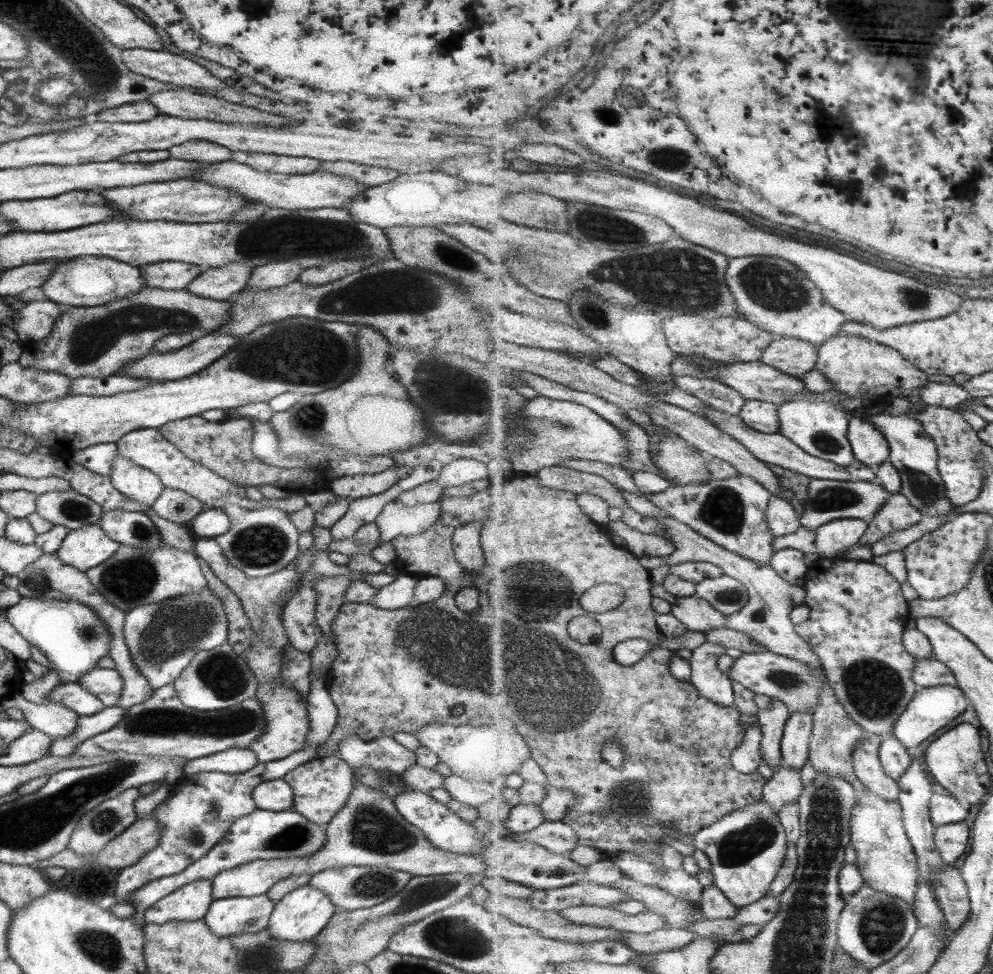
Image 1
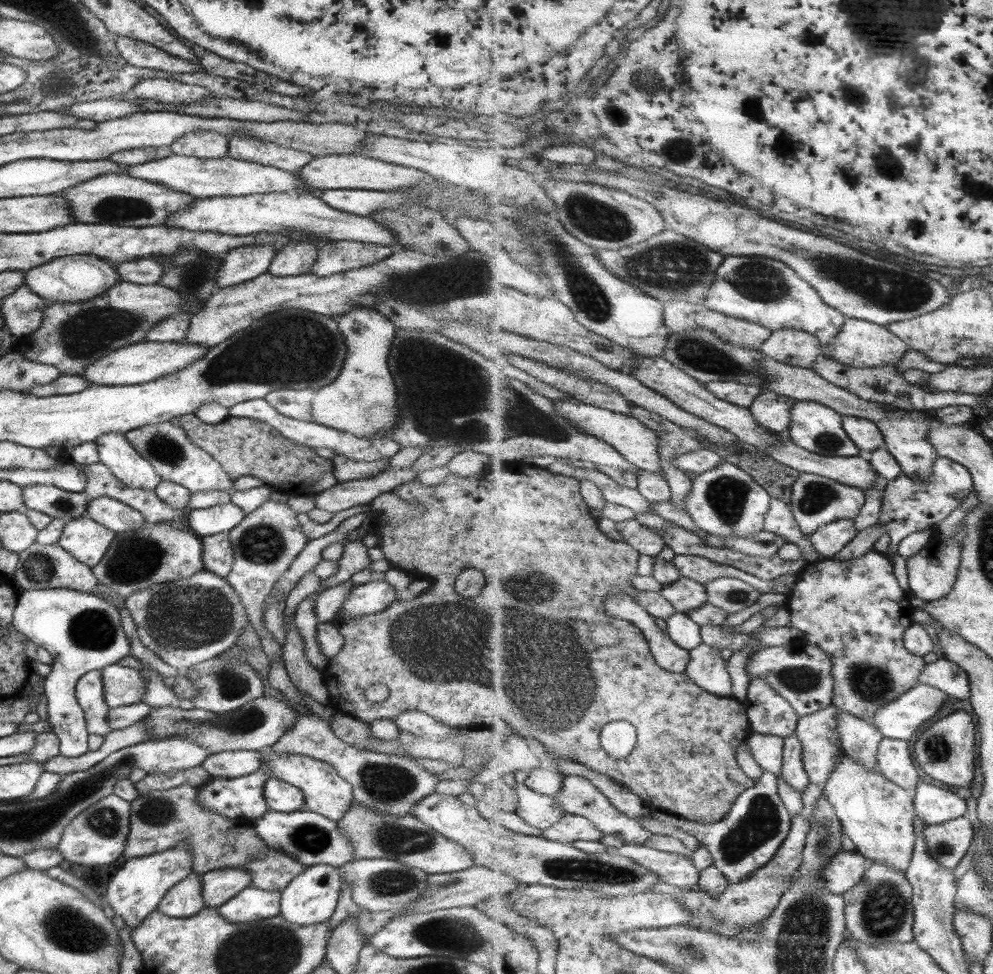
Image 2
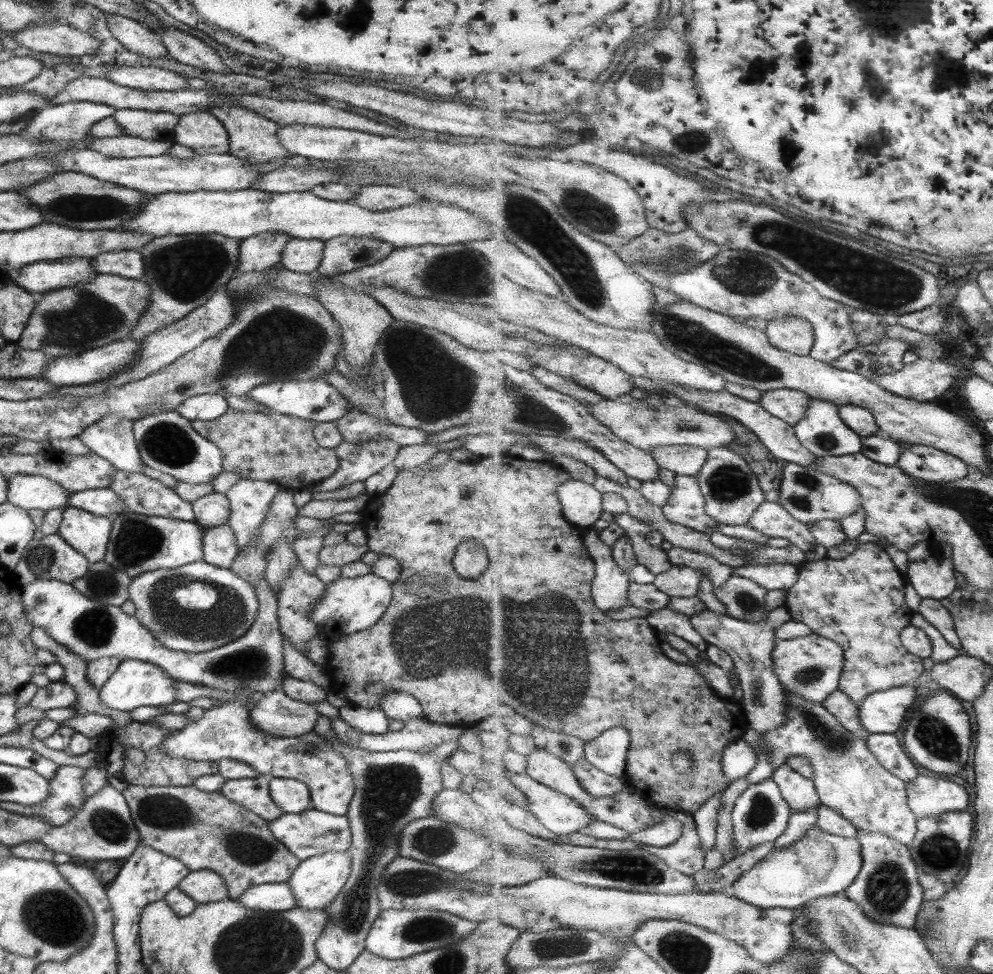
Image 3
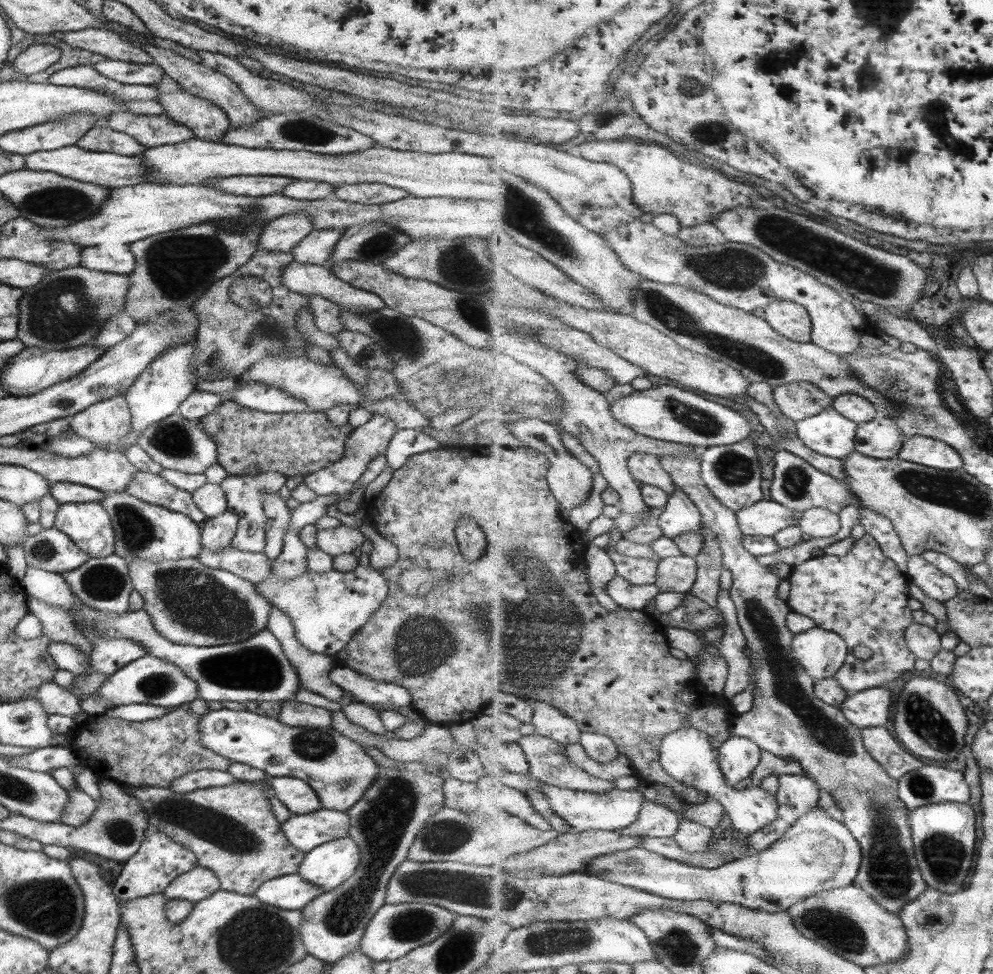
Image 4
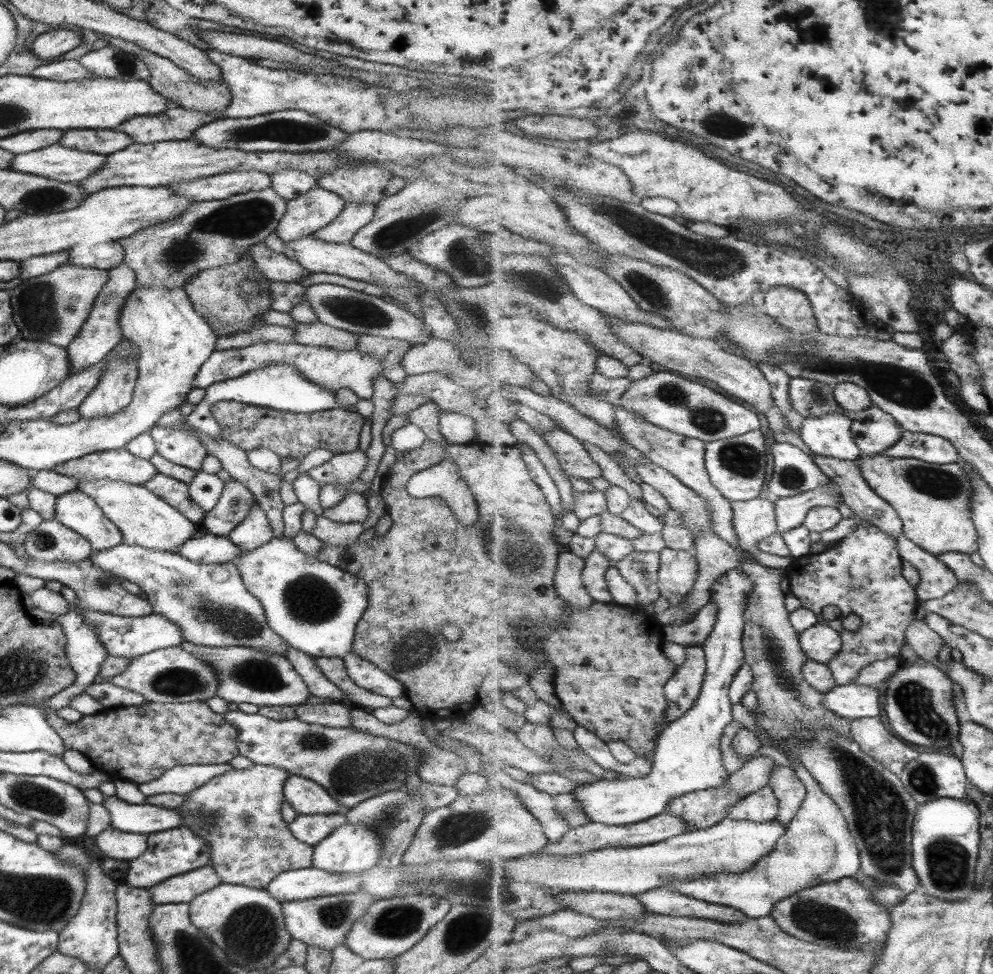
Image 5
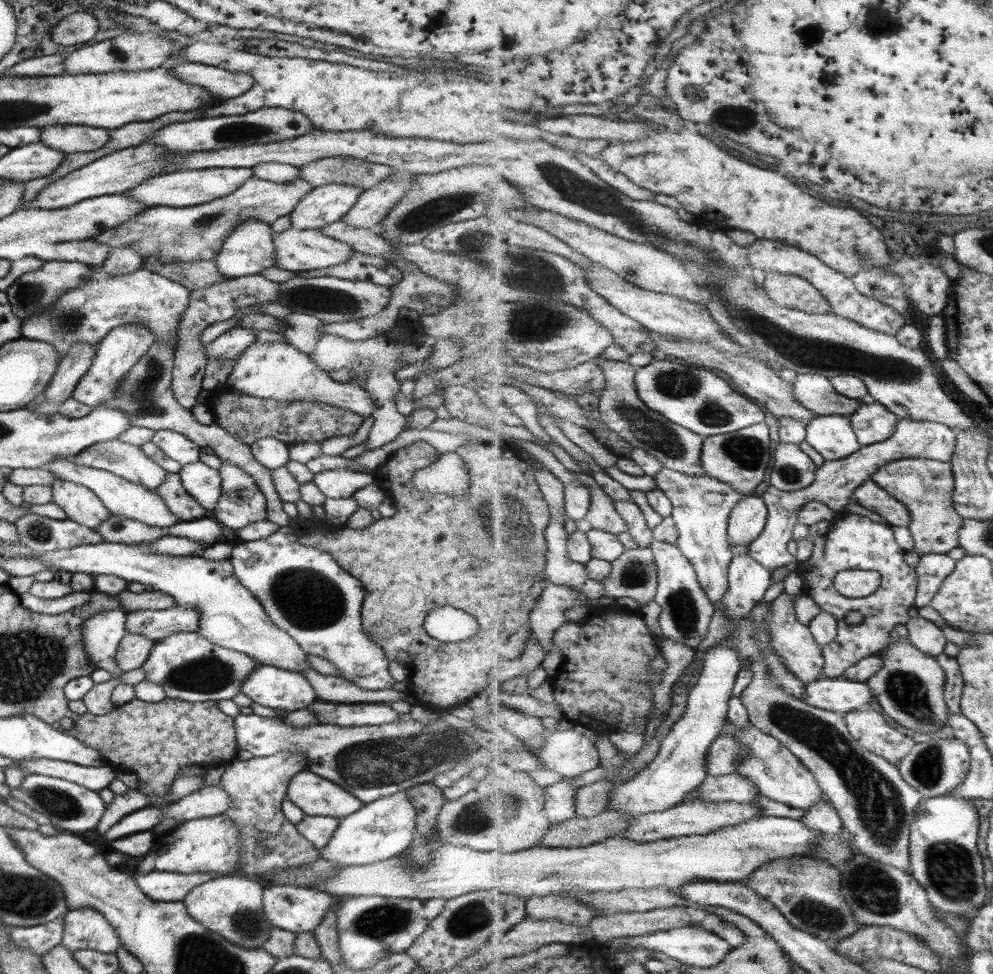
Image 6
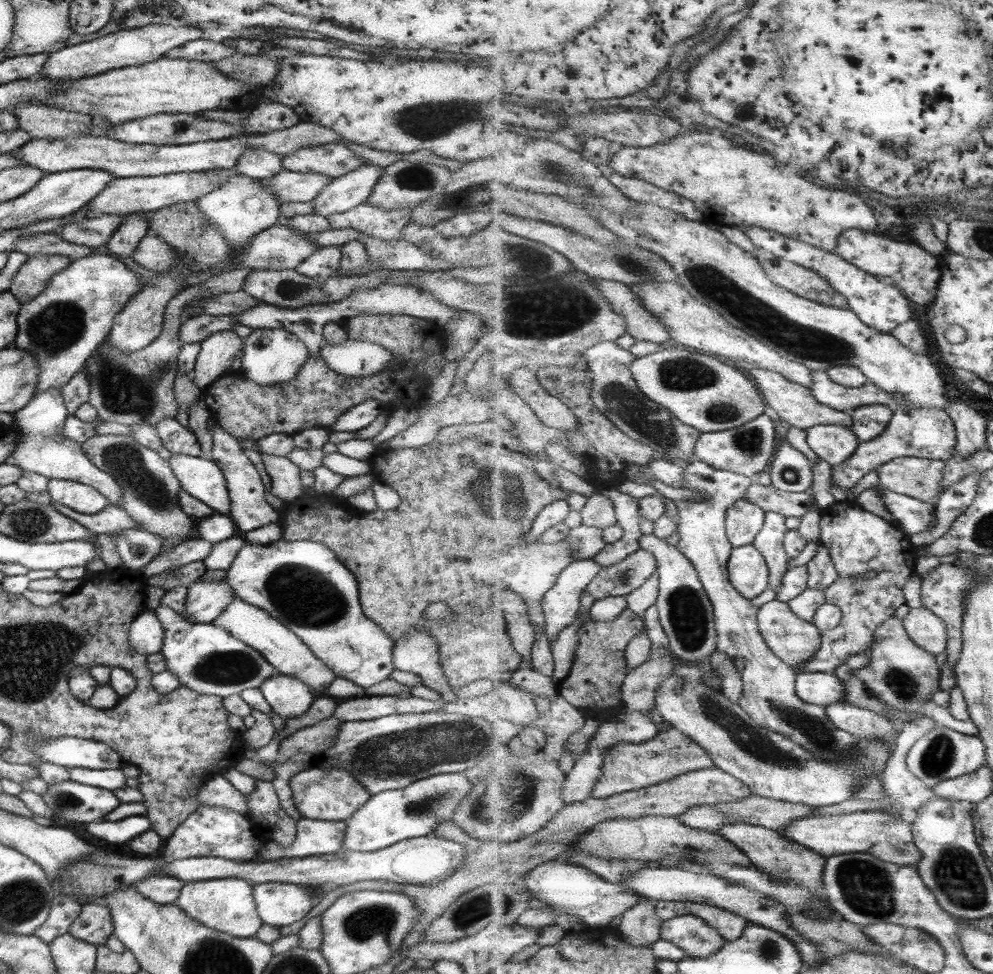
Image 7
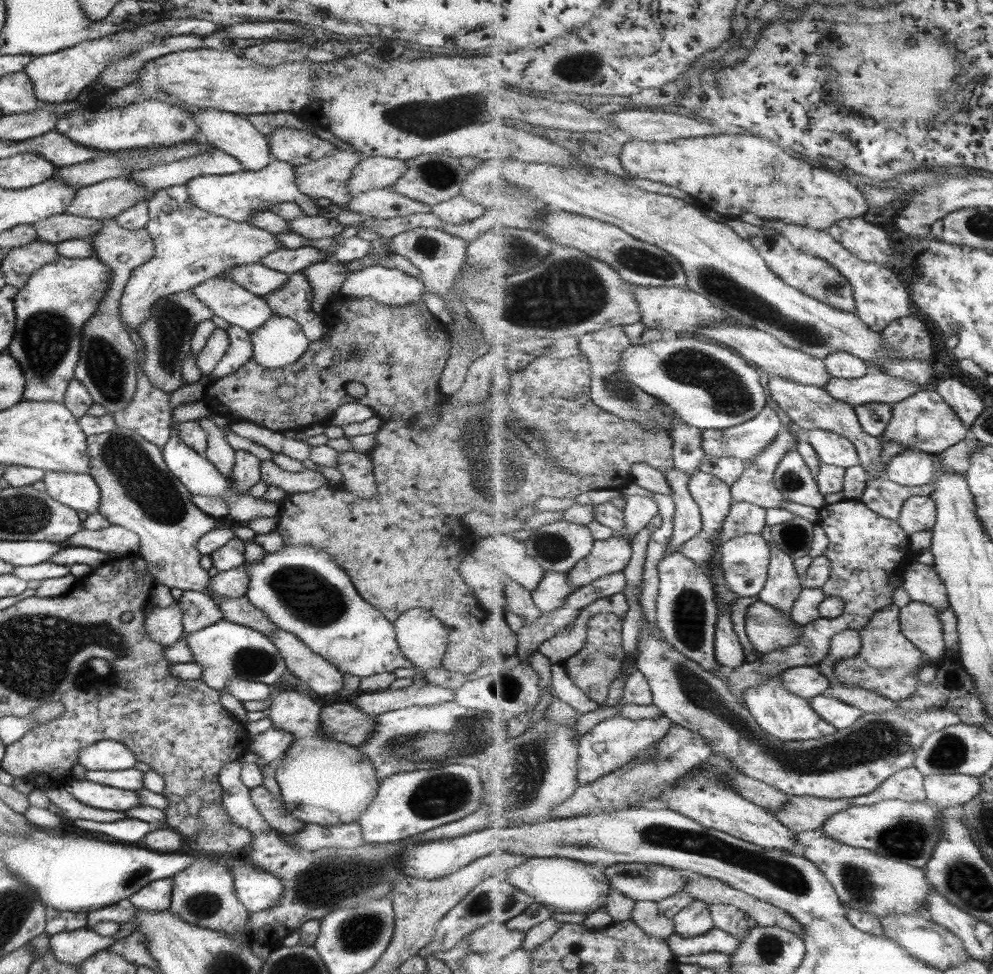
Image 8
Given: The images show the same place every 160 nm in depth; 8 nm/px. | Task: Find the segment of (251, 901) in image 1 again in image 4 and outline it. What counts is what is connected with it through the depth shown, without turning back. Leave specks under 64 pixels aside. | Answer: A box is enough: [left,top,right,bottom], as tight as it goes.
[252,872,323,910]

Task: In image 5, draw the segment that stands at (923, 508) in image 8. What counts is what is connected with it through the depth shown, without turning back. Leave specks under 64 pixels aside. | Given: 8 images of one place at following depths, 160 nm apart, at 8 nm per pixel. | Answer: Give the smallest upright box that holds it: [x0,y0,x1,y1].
[807,450,904,538]

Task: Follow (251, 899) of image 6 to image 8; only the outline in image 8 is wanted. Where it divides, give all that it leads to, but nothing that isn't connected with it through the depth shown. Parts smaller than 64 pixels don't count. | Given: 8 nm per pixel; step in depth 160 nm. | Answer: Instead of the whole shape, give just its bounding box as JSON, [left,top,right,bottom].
[169,859,250,935]

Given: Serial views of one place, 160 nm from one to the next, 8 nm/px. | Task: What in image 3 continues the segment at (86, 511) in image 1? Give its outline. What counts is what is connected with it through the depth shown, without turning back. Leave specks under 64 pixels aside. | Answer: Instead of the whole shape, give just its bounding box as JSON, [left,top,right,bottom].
[6,474,68,513]

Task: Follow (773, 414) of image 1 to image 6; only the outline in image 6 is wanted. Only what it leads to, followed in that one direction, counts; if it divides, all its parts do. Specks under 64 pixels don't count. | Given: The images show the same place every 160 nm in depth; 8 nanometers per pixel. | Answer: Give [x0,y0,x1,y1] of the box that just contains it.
[794,374,872,417]

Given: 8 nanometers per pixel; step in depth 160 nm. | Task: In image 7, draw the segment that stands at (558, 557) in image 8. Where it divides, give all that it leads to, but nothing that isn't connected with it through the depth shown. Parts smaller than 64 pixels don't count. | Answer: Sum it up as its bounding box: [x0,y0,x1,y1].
[563,523,607,561]

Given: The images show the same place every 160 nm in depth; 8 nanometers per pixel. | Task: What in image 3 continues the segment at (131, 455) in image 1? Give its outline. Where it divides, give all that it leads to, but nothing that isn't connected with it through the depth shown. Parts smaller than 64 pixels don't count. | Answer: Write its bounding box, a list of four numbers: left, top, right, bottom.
[132,411,222,484]

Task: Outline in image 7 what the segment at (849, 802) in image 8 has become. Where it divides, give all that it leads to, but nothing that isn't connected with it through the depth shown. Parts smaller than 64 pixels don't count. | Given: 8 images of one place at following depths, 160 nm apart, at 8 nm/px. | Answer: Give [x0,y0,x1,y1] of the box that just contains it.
[676,795,819,834]

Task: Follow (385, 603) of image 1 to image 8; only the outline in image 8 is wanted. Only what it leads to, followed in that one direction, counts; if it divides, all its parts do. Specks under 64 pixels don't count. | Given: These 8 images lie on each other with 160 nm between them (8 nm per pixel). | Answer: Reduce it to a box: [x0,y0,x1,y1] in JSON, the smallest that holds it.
[243,545,412,679]

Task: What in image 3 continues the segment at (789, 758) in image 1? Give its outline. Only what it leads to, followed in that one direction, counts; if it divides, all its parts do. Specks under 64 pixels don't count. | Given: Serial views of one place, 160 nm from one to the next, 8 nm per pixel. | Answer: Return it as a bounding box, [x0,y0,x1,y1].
[772,763,822,812]

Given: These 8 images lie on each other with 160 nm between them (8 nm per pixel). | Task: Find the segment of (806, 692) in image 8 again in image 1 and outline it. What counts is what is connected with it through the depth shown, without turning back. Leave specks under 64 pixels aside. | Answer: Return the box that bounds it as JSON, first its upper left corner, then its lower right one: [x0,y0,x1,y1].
[893,685,970,749]

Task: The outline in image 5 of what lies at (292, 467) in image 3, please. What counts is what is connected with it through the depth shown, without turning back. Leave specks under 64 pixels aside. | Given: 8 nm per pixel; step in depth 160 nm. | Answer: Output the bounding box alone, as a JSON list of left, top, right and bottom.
[209,401,364,460]

